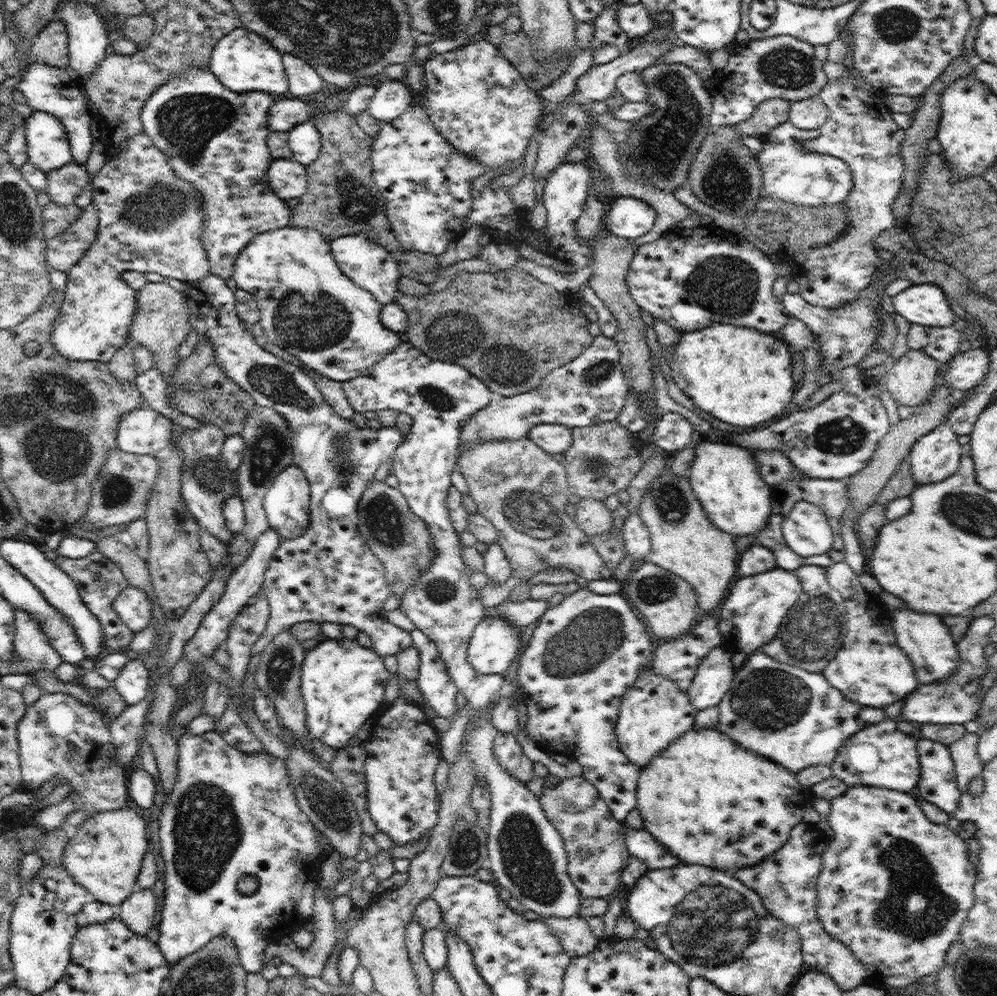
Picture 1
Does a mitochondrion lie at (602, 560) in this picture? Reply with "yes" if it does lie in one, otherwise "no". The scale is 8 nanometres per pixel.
no

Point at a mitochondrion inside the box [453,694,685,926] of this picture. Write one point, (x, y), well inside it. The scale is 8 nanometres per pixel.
(526, 860)

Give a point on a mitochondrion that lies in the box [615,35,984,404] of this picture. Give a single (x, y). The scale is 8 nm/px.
(663, 146)

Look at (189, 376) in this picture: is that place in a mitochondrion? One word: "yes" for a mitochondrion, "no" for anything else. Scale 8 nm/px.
no

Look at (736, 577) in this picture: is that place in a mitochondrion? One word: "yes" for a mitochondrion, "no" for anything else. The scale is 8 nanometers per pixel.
no

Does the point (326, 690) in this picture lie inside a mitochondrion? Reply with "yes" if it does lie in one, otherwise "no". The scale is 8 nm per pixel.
no

